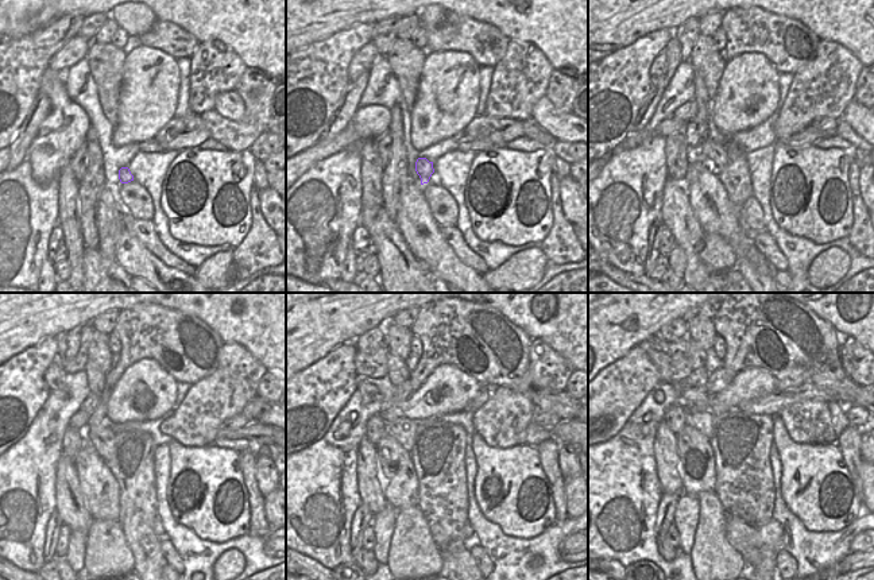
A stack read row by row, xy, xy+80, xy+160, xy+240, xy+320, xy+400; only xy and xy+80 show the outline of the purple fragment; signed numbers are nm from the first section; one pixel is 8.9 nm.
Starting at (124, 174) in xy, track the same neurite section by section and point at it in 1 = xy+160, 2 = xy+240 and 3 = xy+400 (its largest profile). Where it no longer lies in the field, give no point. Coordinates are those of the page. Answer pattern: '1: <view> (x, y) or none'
1: xy+160 (714, 151)
2: xy+240 (101, 437)
3: xy+400 (703, 422)

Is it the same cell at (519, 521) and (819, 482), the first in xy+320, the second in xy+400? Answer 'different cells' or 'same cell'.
same cell

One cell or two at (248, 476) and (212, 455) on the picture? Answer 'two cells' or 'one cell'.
two cells

